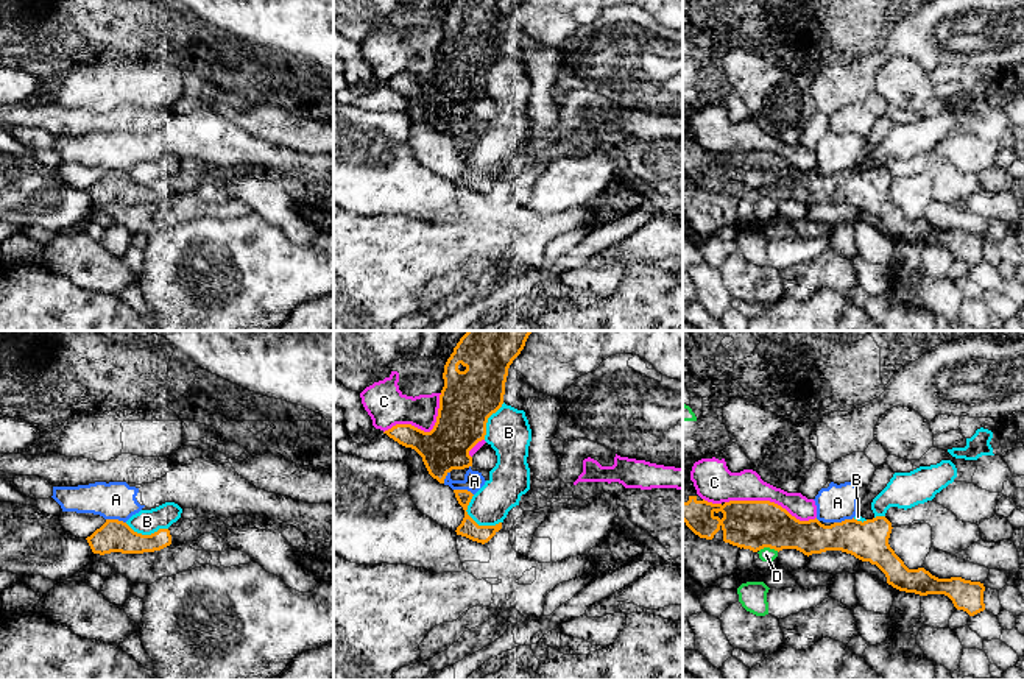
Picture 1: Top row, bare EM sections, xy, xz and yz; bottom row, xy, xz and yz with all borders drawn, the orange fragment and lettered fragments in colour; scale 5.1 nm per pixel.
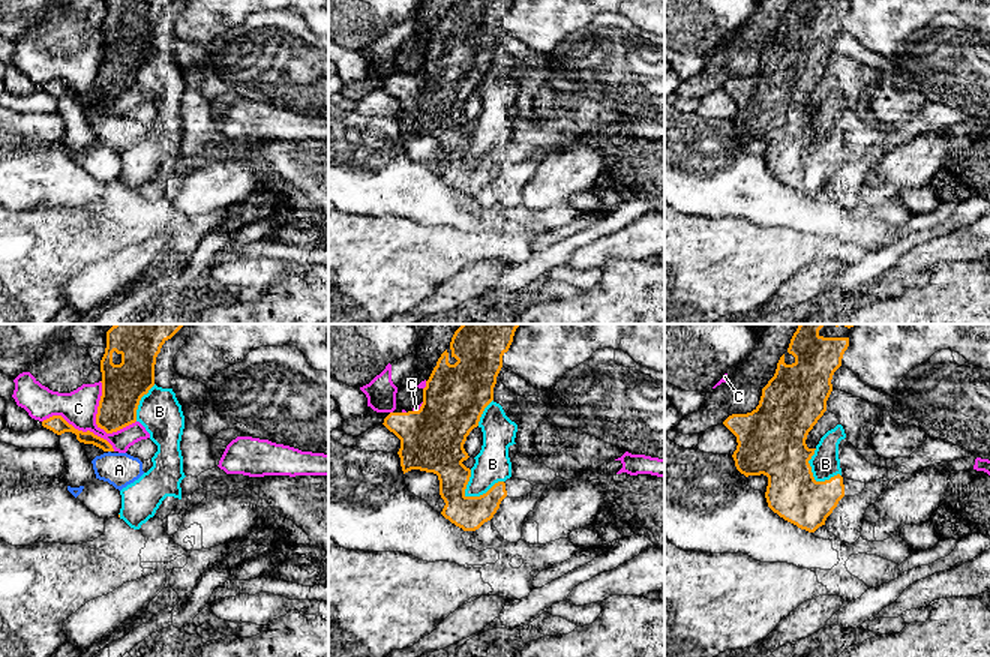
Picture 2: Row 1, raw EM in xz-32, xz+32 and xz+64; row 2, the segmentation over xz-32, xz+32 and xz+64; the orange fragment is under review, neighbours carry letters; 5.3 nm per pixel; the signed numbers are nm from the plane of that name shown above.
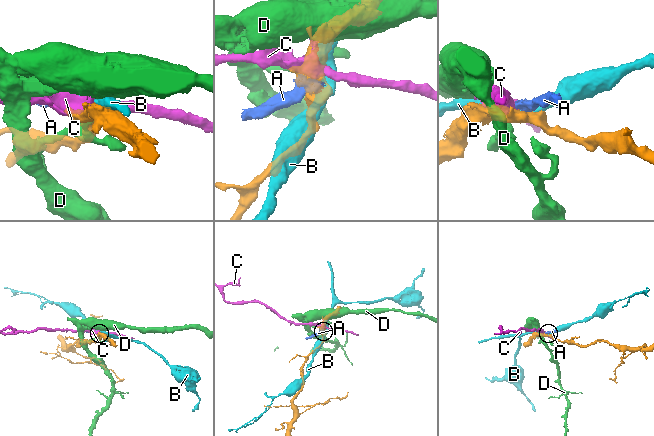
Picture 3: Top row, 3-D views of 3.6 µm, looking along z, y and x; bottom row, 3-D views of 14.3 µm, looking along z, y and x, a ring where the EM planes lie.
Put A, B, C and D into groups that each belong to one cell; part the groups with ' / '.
A / B / C / D

